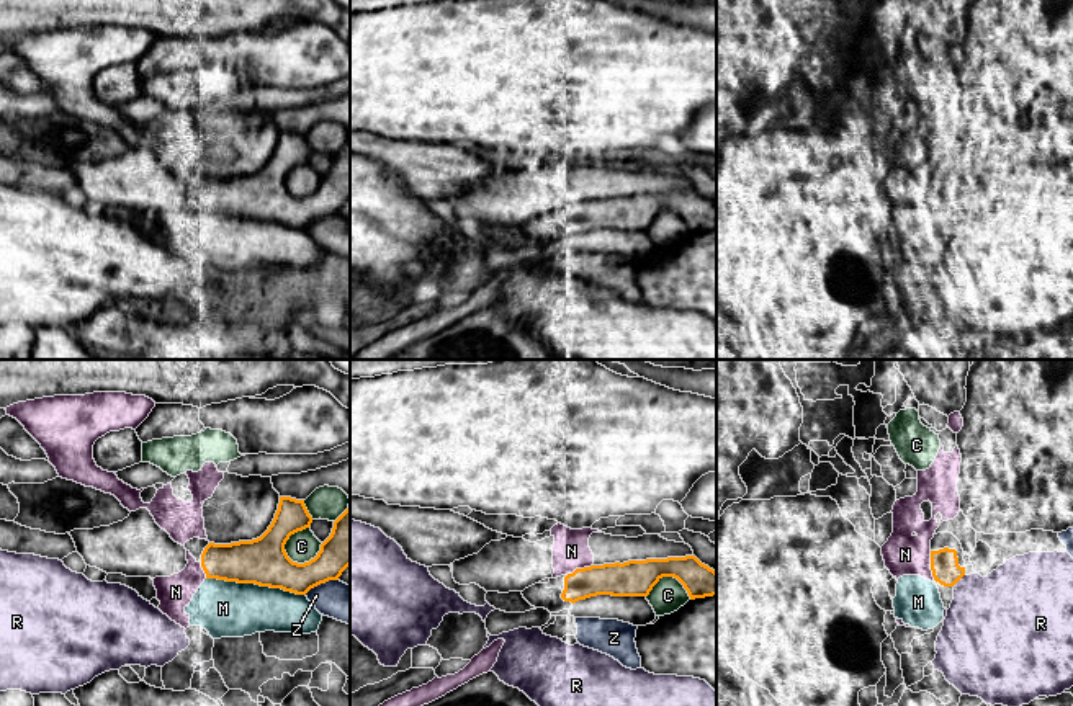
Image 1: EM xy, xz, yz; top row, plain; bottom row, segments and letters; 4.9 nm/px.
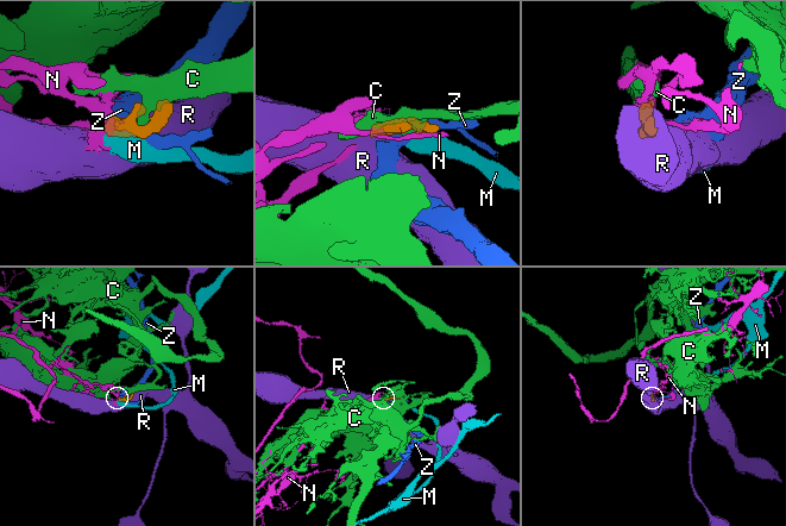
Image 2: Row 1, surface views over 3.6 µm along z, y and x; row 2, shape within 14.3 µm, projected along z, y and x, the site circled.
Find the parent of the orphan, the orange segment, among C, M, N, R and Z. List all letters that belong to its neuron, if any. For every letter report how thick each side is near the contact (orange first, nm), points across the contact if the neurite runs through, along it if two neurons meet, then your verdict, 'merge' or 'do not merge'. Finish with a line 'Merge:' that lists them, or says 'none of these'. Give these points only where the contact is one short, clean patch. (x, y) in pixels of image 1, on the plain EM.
C: 240/150 nm | do not merge
M: 240/280 nm | do not merge
N: 140/200 nm | do not merge
R: 140/420 nm | do not merge
Z: 200/190 nm | along xy (337, 213), (321, 216), (305, 227) | do not merge
Merge: none of these

